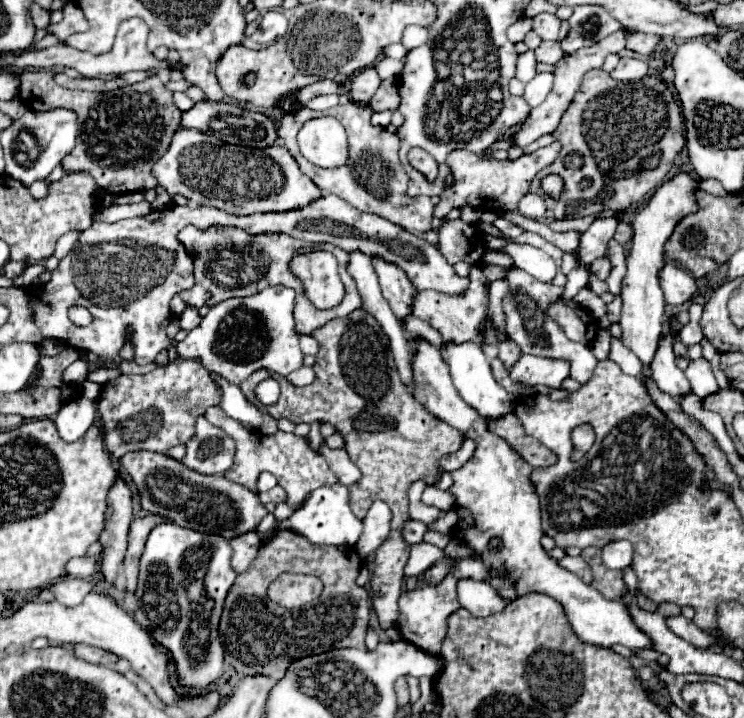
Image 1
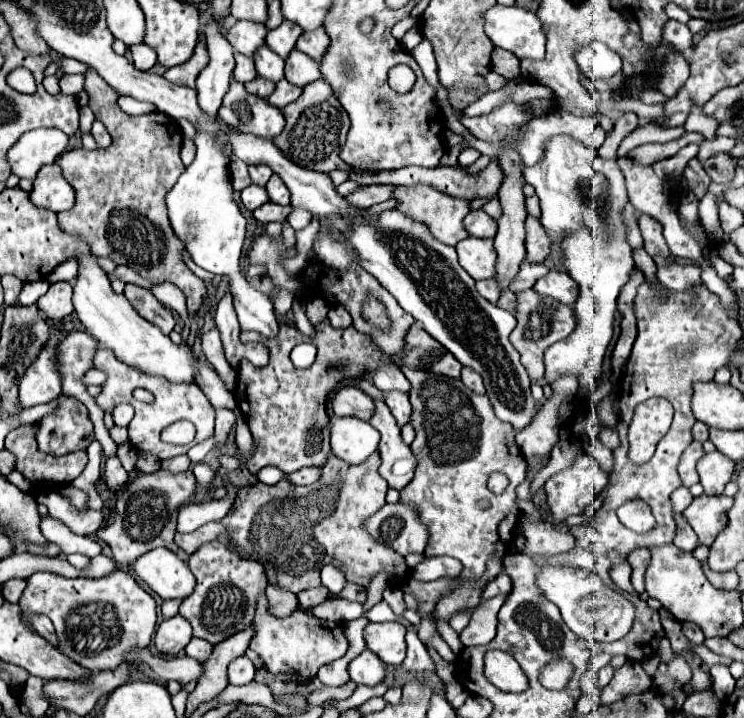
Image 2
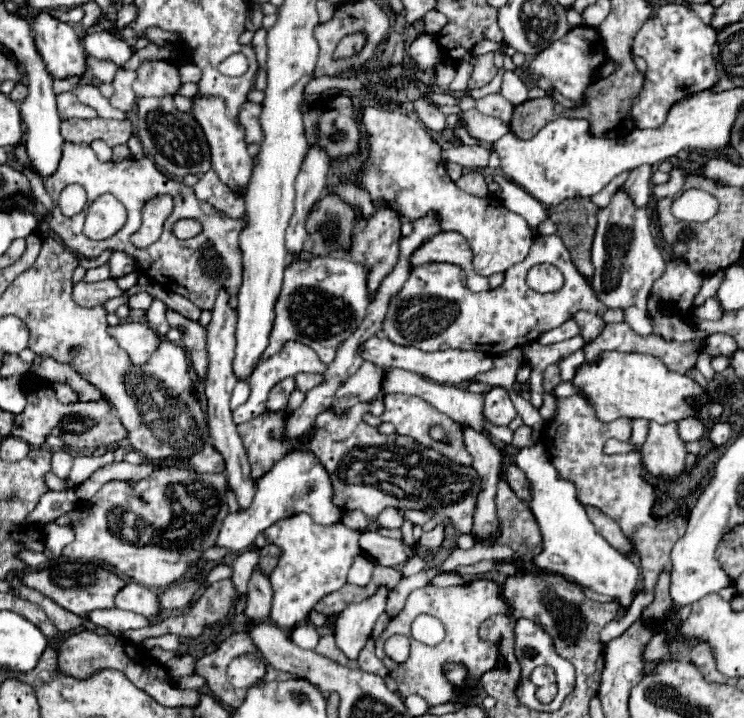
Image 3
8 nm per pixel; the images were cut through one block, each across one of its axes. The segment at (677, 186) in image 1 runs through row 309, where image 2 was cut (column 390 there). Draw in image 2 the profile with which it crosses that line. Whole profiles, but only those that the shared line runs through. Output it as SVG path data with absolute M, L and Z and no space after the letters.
M382 622L382 624L368 624L364 628L366 646L372 650L384 664L400 666L406 656L406 642L404 642L404 626L398 622Z

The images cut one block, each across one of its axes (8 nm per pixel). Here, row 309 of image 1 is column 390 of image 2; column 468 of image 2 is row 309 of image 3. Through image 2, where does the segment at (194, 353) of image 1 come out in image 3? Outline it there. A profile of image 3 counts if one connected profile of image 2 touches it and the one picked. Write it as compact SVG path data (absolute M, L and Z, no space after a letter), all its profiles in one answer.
M314 258L310 262L290 264L286 268L286 274L284 274L282 294L276 302L276 322L274 322L274 330L270 332L270 344L268 344L266 352L262 354L260 362L264 362L264 358L270 358L272 354L276 354L284 342L296 340L296 342L304 342L306 346L312 346L312 350L316 350L316 354L320 356L320 360L324 364L332 364L336 358L338 346L352 332L356 332L356 328L360 326L360 322L366 316L366 310L370 304L366 276L368 276L366 266L356 264L352 260L346 260L346 258Z

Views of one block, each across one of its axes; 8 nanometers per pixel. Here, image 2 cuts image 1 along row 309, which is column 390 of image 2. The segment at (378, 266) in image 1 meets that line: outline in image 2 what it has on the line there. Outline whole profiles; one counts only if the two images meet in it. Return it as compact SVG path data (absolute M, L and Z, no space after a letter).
M394 390L394 392L388 392L388 394L386 394L386 404L388 404L392 416L396 418L398 426L404 426L404 424L410 420L412 408L410 408L408 394L406 394L406 392L396 392L396 390Z

